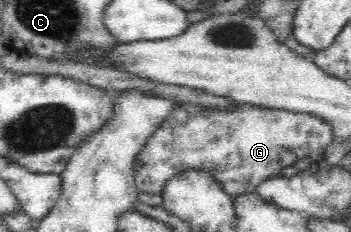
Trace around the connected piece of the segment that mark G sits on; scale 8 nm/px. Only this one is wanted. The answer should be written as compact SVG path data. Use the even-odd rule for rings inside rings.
M182 103L178 107L173 108L168 116L167 122L164 125L161 125L153 134L148 138L143 148L139 151L139 154L135 156L135 162L133 164L133 175L135 175L135 184L138 193L147 192L151 194L161 194L164 189L165 183L168 180L171 180L174 176L177 176L181 172L187 170L204 170L208 172L211 176L218 181L221 185L221 188L229 194L231 197L243 194L243 193L253 193L255 187L262 183L264 180L276 177L281 173L283 168L291 166L301 160L304 156L309 156L312 162L319 161L320 157L323 155L325 148L333 142L333 127L331 124L327 123L327 120L321 119L318 116L313 116L307 113L294 113L280 110L273 110L263 107L257 107L253 105L243 105L239 107L231 107L230 109L213 109L201 107L198 104L193 103Z

